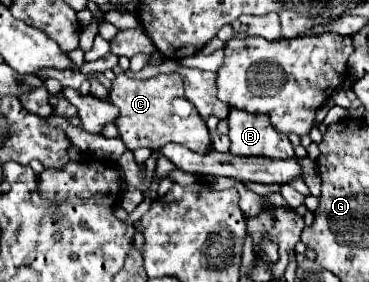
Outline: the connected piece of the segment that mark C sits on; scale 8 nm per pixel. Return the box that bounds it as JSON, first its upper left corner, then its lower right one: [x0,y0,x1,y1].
[110,73,210,155]

